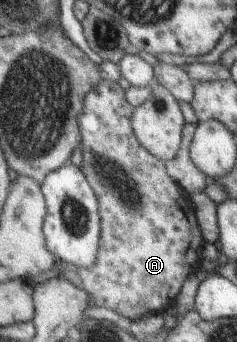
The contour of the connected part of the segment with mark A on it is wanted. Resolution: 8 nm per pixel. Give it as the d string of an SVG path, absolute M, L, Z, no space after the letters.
M103 77L96 88L84 96L82 111L78 114L83 140L81 168L97 197L99 224L102 226L100 246L97 262L92 267L76 267L56 260L53 274L82 288L90 296L90 307L104 307L131 321L138 321L150 313L162 314L175 303L183 282L202 261L204 241L190 197L168 176L165 162L142 148L136 139L130 121L134 110L135 107L126 100L125 90L107 77Z

